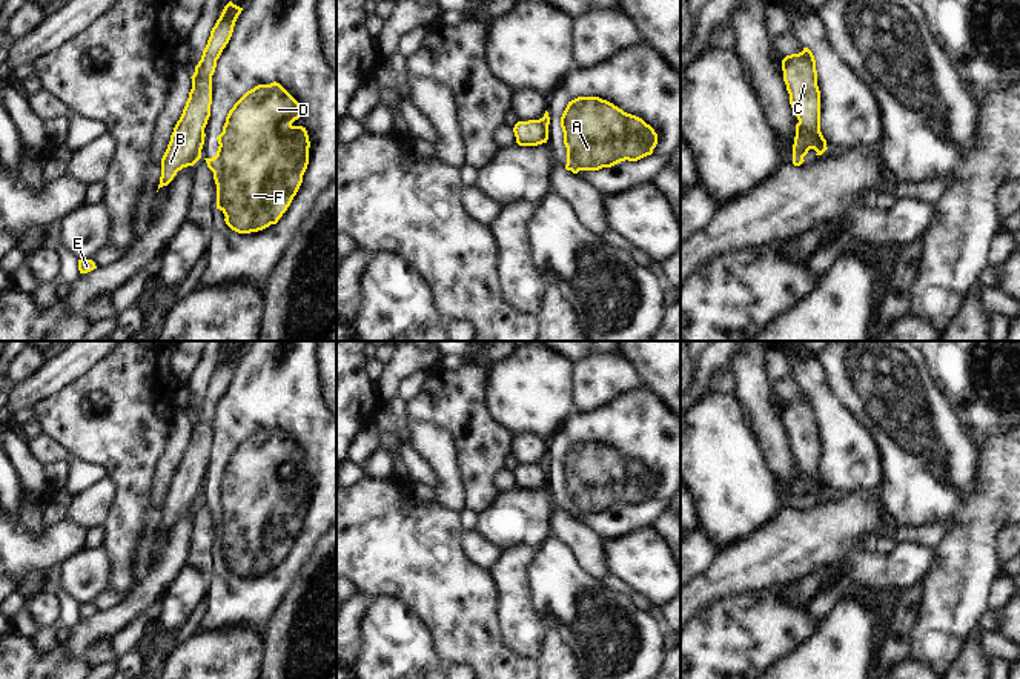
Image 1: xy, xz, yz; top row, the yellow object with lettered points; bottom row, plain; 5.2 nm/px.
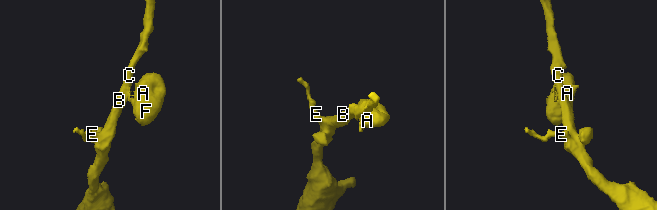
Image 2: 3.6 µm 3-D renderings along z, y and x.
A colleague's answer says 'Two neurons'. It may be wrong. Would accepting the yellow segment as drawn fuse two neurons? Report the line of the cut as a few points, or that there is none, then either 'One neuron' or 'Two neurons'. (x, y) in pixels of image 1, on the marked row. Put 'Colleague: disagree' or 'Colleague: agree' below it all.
Split along yz (798, 123), (808, 134), (821, 135). Two neurons.
Colleague: agree

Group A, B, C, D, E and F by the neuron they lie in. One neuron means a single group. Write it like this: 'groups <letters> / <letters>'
groups A D F / B C E

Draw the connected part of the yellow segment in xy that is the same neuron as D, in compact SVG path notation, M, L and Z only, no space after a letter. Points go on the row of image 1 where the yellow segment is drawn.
M277 81L270 84L258 84L253 89L247 91L229 111L226 117L226 123L223 126L223 132L217 137L218 140L218 151L217 155L212 158L204 158L207 163L207 167L214 172L214 180L217 184L217 209L220 209L224 214L224 221L226 224L238 232L238 234L250 234L250 232L258 232L270 224L277 224L278 220L283 217L283 214L287 210L290 206L293 197L296 195L301 183L303 183L303 175L307 169L309 164L309 135L306 128L303 126L293 126L292 123L301 117L301 108L300 103Z

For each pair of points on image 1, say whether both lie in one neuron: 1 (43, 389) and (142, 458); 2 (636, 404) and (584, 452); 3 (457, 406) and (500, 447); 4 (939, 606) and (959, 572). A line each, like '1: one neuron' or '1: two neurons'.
1: two neurons
2: one neuron
3: one neuron
4: one neuron

